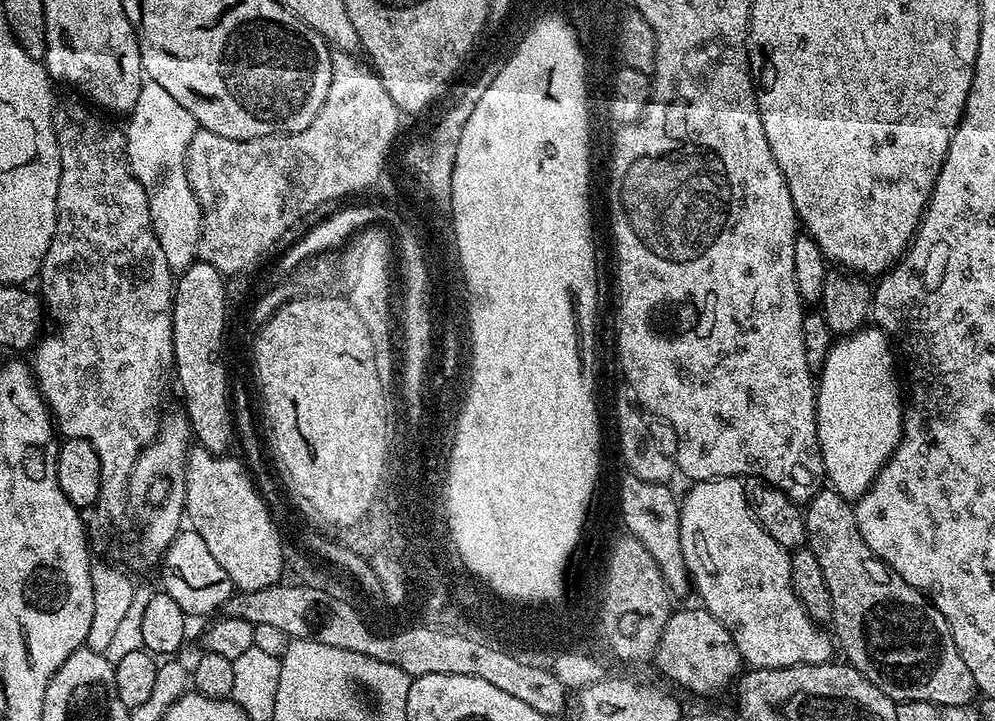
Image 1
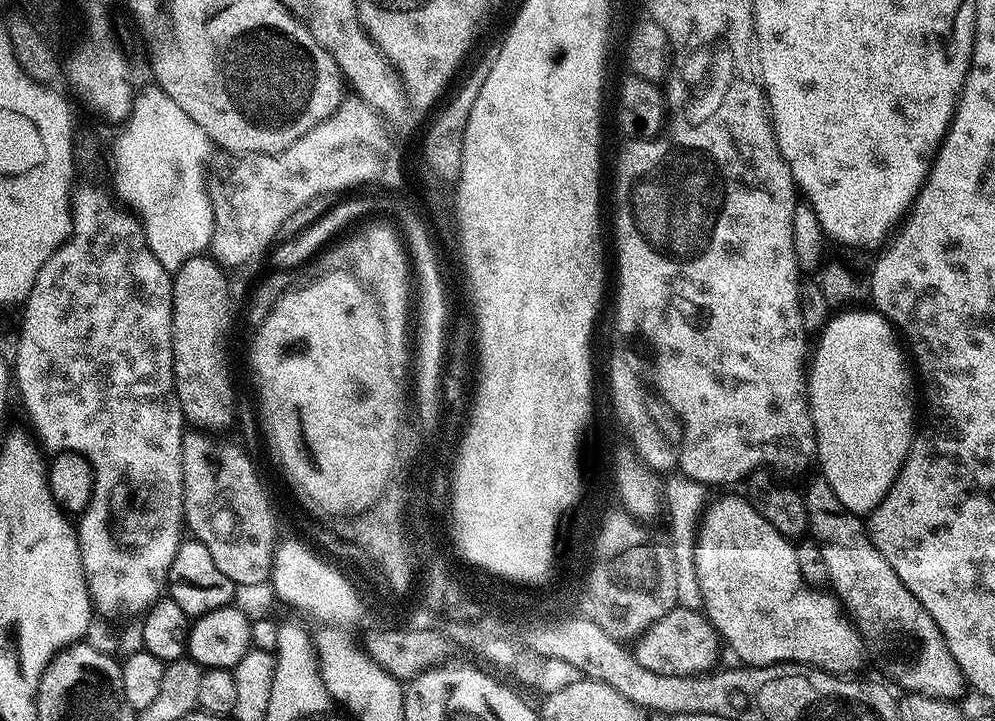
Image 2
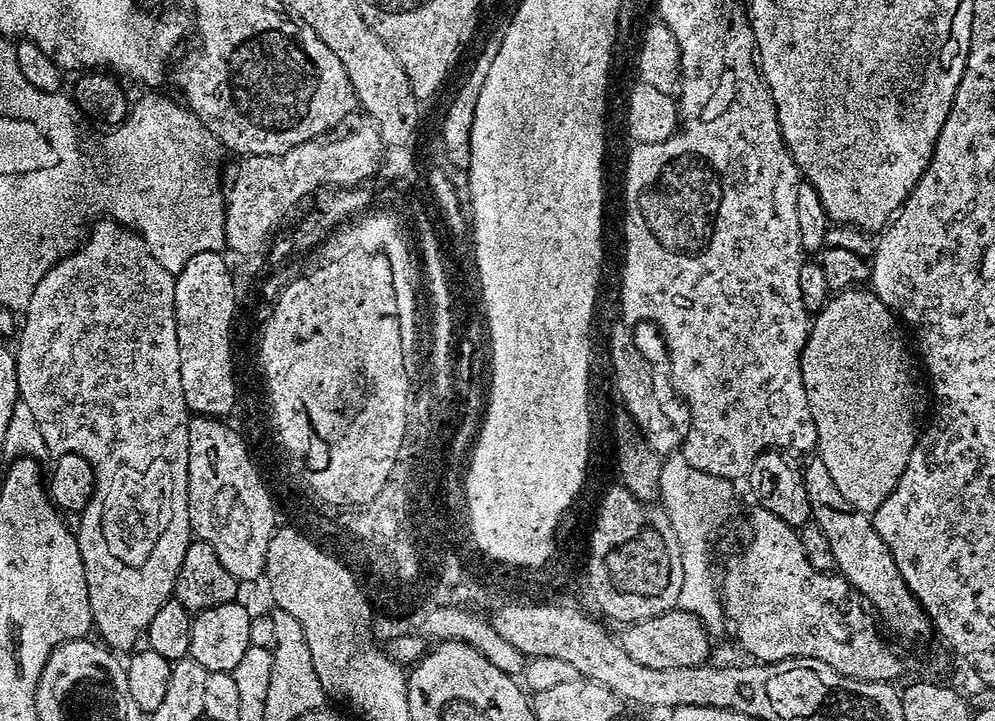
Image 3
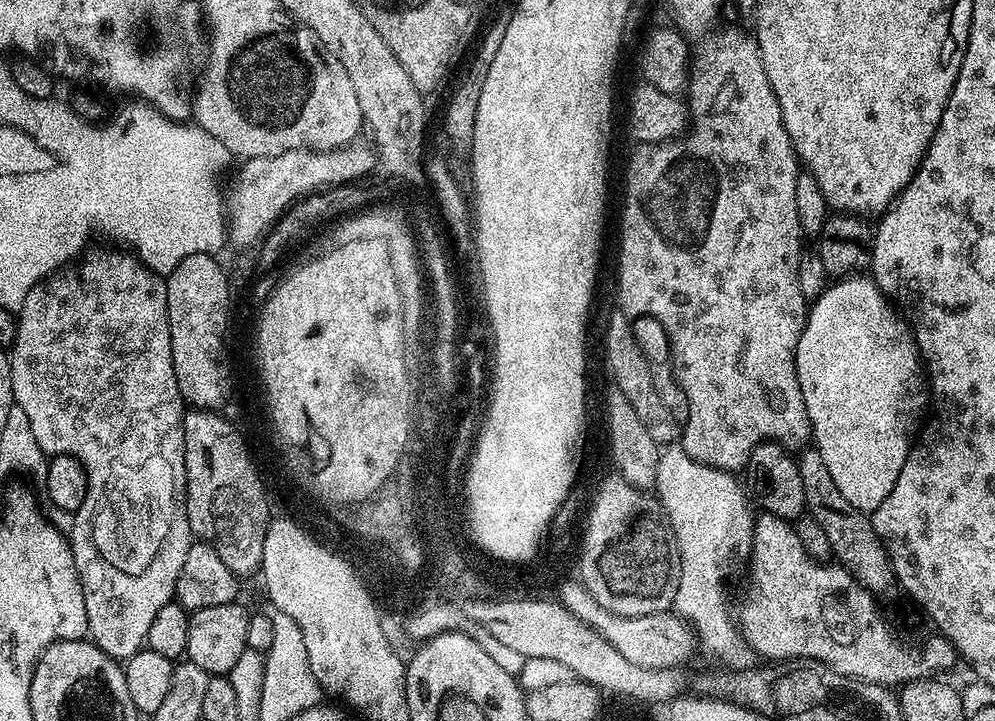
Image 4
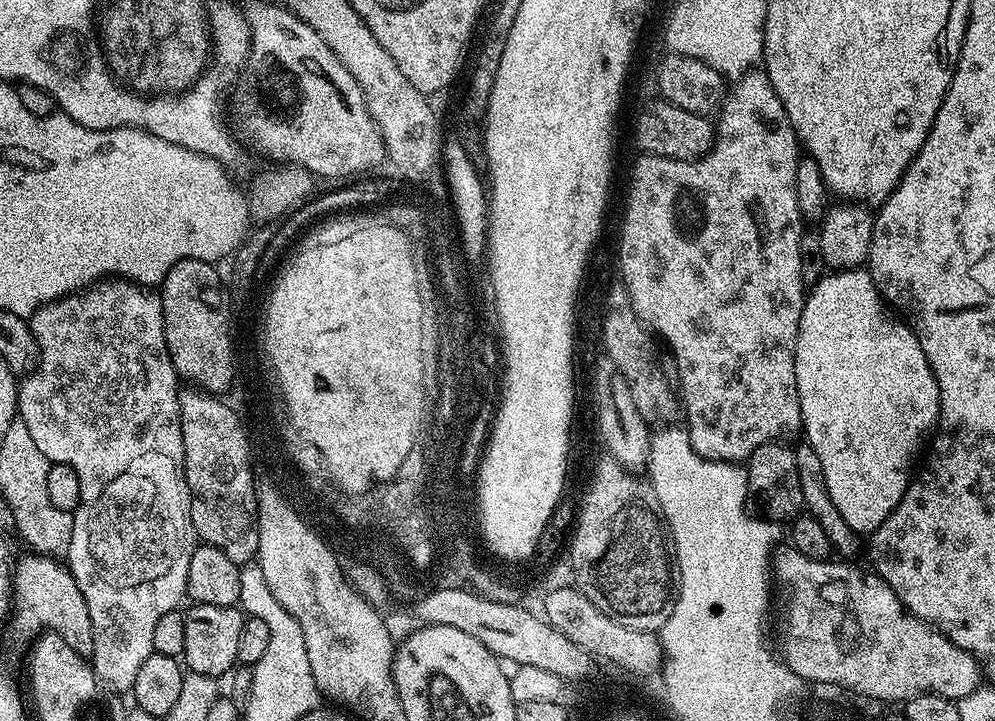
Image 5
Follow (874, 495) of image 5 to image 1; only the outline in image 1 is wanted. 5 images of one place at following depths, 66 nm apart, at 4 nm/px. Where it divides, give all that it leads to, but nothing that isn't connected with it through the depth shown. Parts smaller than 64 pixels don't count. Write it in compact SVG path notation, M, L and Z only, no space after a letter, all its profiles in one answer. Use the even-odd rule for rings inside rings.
M865 326L859 332L853 332L852 335L837 339L833 343L830 354L826 358L826 366L818 374L818 383L816 385L816 425L818 426L818 446L822 454L822 462L824 463L824 474L827 483L833 490L849 502L859 500L862 494L866 494L868 487L874 482L874 478L882 470L882 466L892 457L894 450L900 444L900 436L904 432L904 409L902 396L900 400L900 384L896 381L896 360L894 355L894 345L889 340L887 334L881 328L875 326Z

